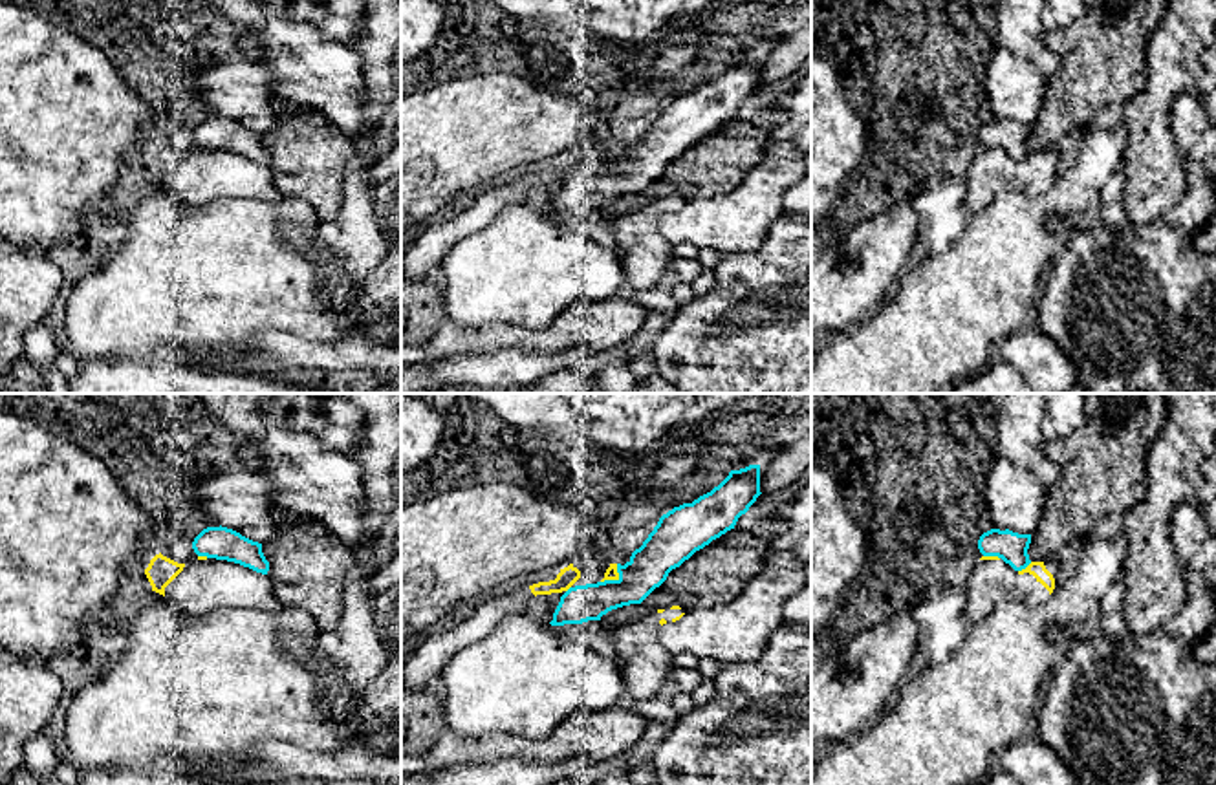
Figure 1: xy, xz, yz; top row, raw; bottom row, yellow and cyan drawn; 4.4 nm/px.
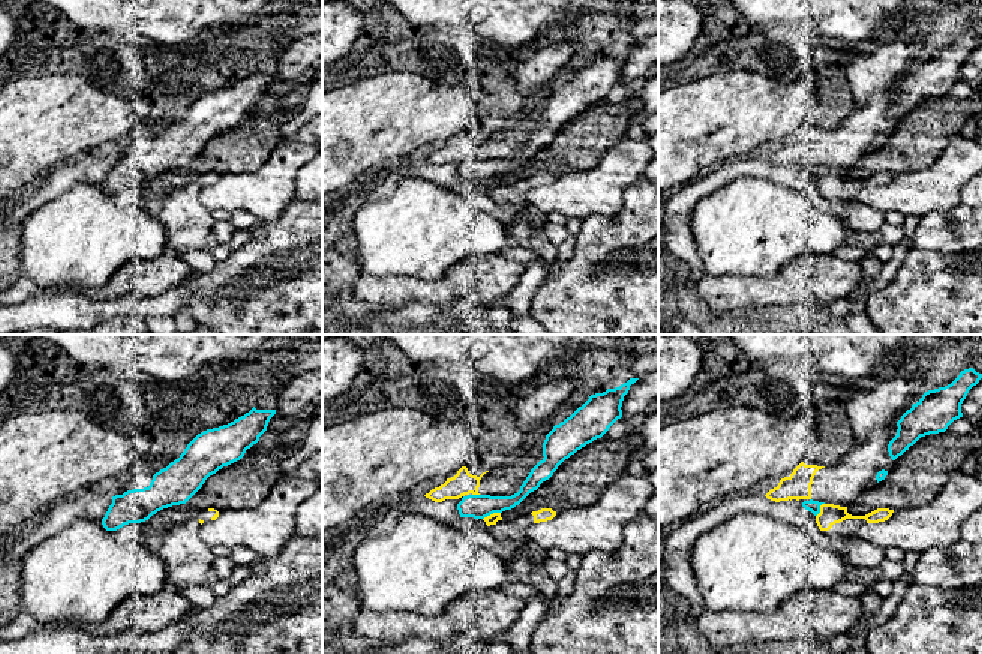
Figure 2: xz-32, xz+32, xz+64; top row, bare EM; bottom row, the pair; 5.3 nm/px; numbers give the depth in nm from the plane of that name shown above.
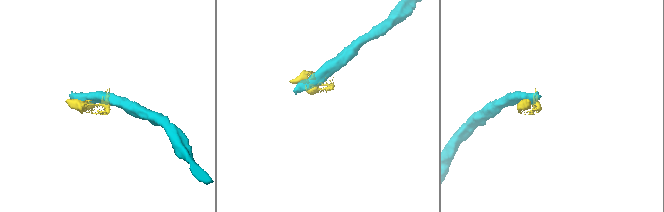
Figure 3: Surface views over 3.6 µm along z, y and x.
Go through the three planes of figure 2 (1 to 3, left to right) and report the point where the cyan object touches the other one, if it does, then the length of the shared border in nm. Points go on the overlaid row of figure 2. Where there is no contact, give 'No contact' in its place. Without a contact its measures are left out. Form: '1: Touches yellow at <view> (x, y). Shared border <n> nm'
1: No contact
2: Touches yellow at xz+32 (490, 515). Shared border 100 nm
3: Touches yellow at xz+64 (820, 510). Shared border 90 nm

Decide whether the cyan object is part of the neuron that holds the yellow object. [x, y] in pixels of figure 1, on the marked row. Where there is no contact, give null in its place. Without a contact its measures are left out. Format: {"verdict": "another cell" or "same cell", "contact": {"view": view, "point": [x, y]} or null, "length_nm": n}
{"verdict": "another cell", "contact": {"view": "xz", "point": [616, 579]}, "length_nm": 120}

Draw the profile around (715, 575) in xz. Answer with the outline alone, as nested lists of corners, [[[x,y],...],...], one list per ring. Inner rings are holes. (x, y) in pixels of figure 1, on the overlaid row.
[[[765,518],[753,529],[731,529],[696,551],[641,604],[630,604],[601,617],[606,633],[645,618],[650,611],[679,606],[685,611],[700,606],[733,602],[767,564],[771,542],[786,531],[787,518]]]

